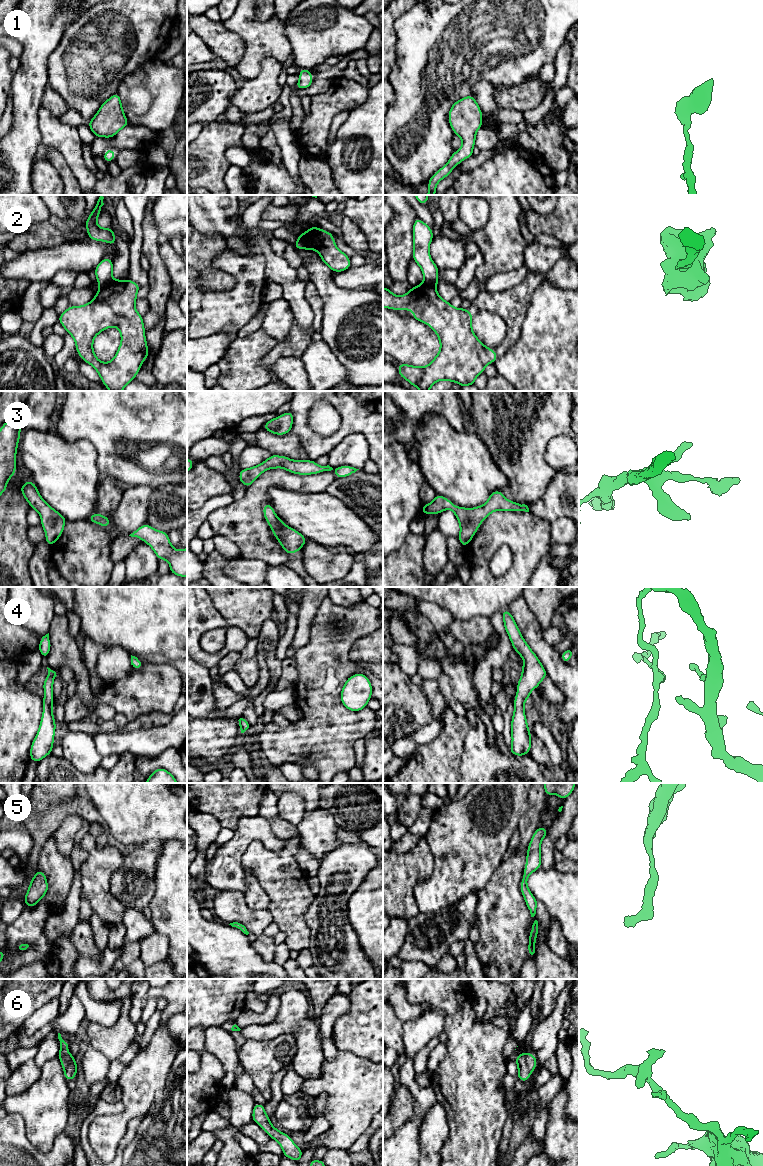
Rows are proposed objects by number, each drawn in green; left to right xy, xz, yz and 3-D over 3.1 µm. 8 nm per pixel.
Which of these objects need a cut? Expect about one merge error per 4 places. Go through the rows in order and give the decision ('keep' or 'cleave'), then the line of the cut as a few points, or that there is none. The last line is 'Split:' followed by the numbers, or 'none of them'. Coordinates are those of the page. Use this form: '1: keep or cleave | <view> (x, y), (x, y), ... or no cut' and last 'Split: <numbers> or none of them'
1: keep | no cut
2: cleave | xy (112, 279), (100, 287)
3: keep | no cut
4: keep | no cut
5: keep | no cut
6: keep | no cut
Split: 2

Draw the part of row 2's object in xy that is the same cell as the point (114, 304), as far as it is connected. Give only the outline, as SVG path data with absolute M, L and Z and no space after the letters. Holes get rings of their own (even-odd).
M129 279L112 280L107 285L99 288L92 301L83 306L70 306L58 317L58 322L73 337L76 352L84 362L95 368L102 383L110 391L122 391L128 383L135 379L142 363L149 357L143 317L135 308L135 301L140 287L138 283ZM108 327L119 329L121 343L115 357L110 362L104 363L94 354L93 340Z

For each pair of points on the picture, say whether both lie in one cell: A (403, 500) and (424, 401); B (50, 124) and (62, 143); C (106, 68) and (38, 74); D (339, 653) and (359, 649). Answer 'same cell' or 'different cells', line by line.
A: same cell
B: same cell
C: different cells
D: different cells

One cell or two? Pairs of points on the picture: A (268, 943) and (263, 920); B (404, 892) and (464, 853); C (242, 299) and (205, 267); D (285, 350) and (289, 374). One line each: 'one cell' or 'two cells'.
A: two cells
B: two cells
C: two cells
D: two cells

